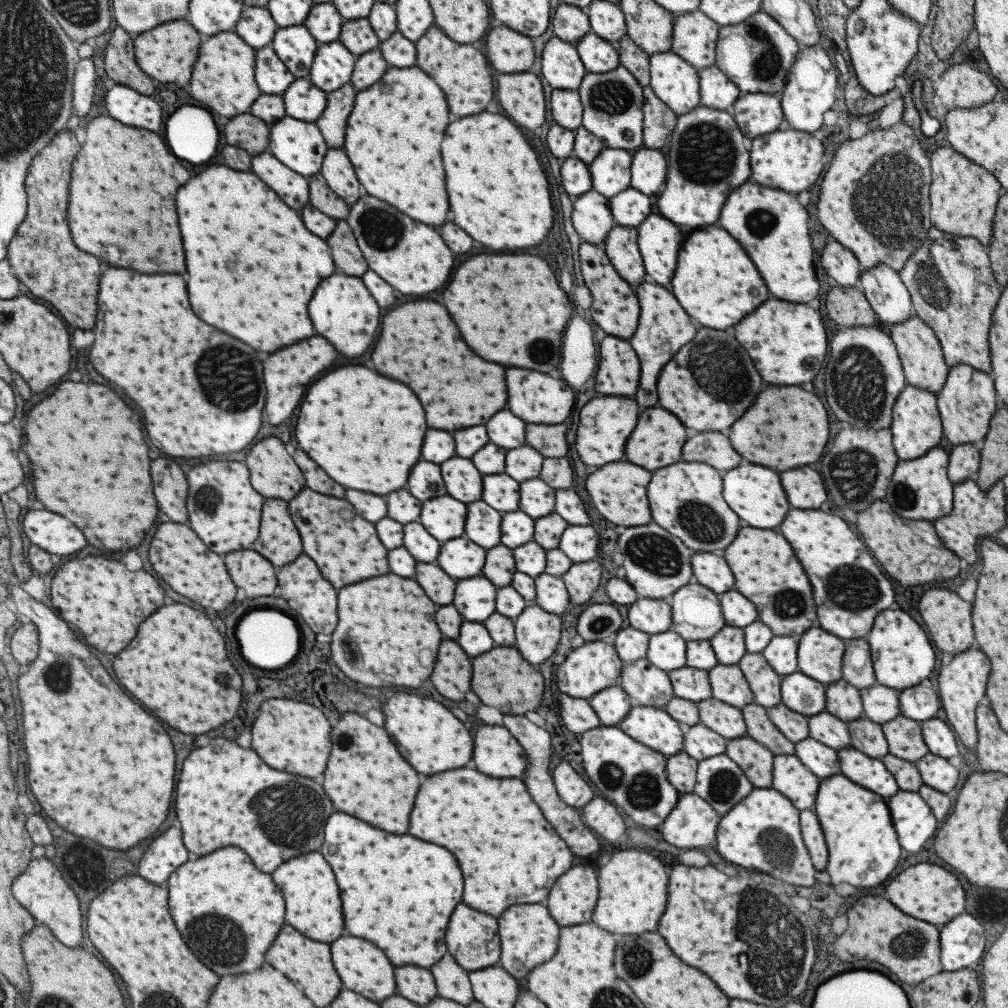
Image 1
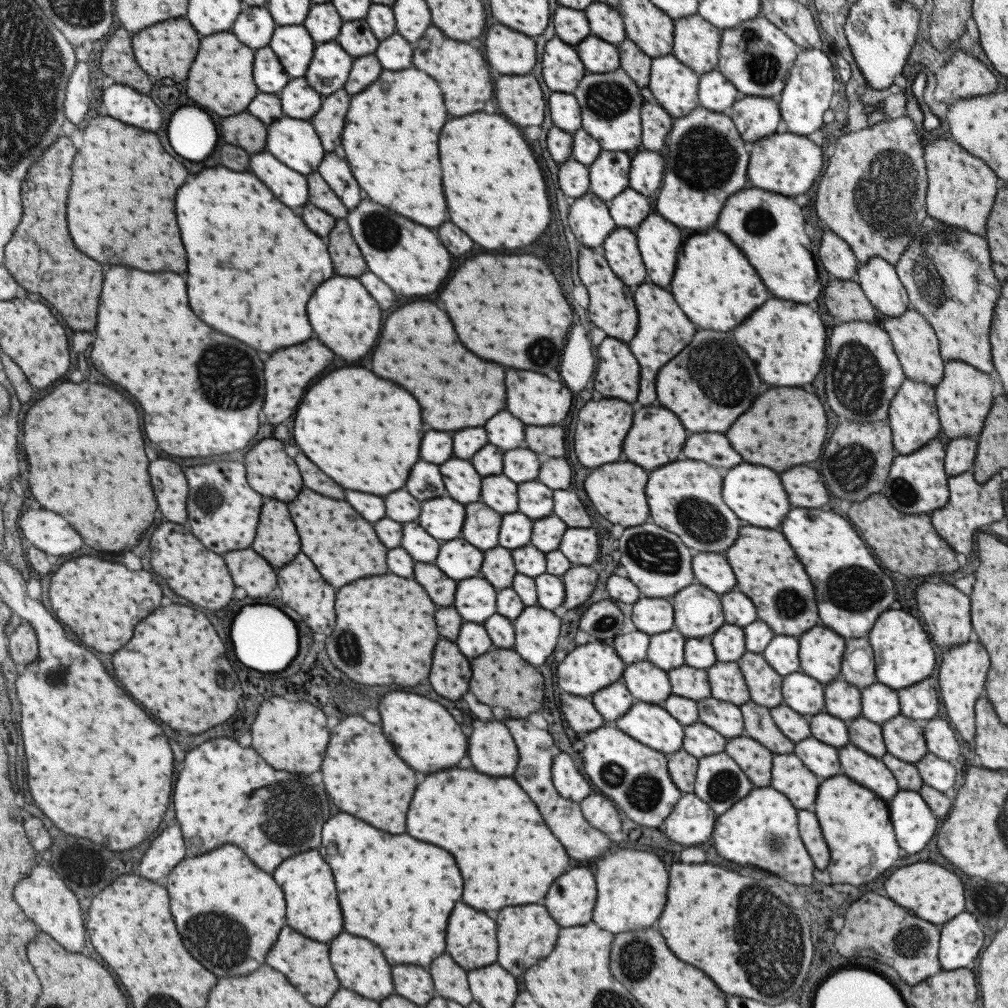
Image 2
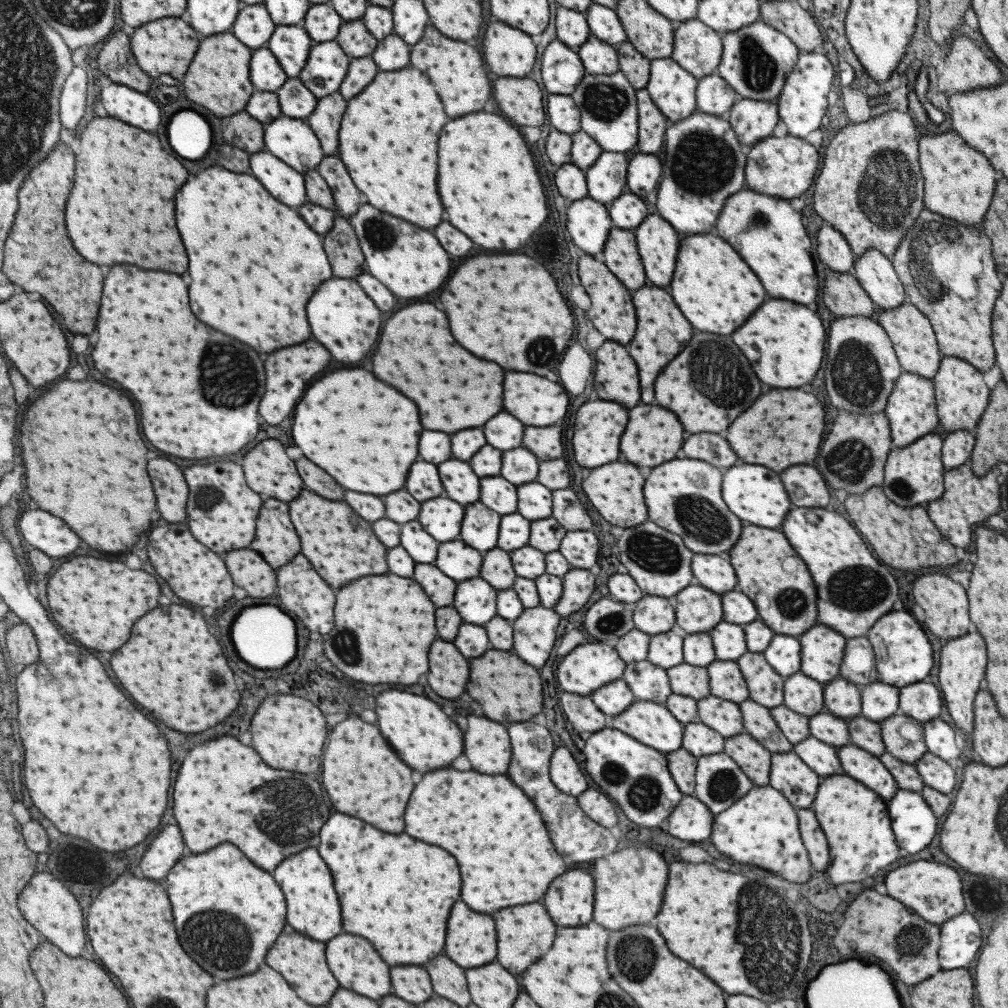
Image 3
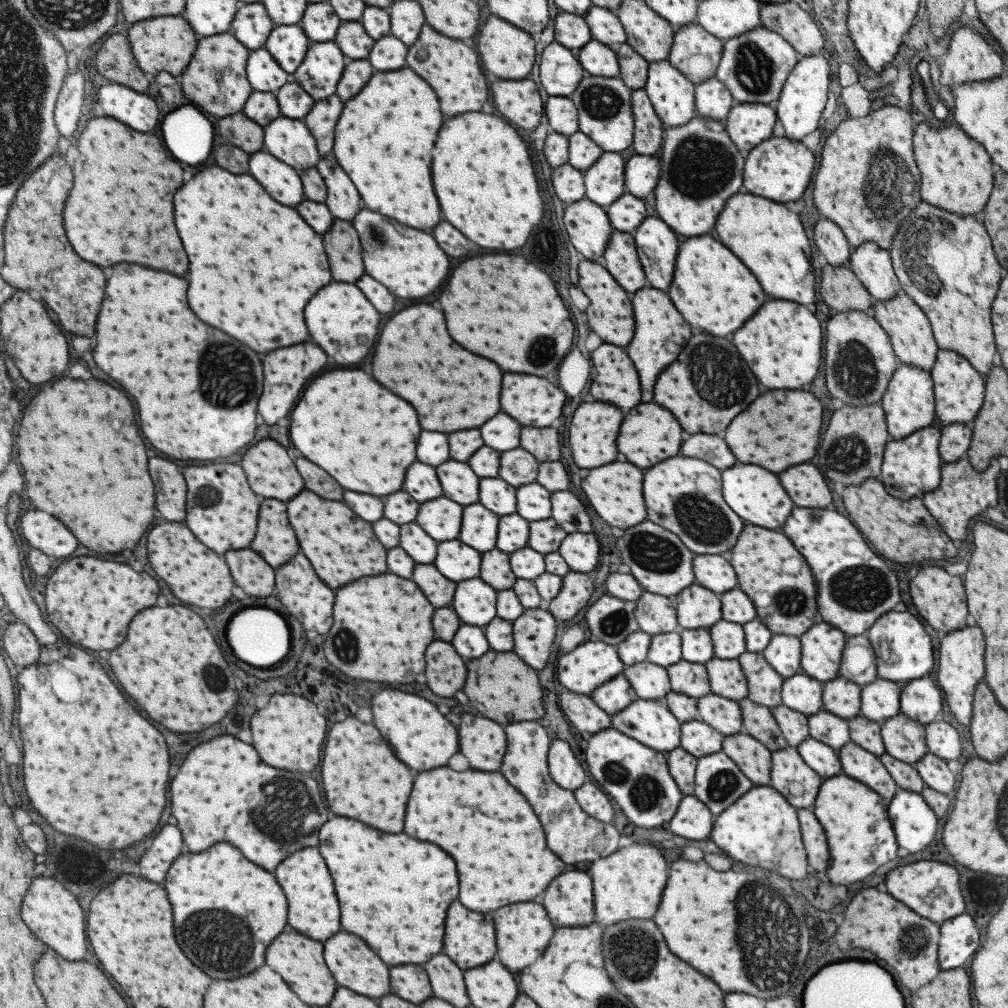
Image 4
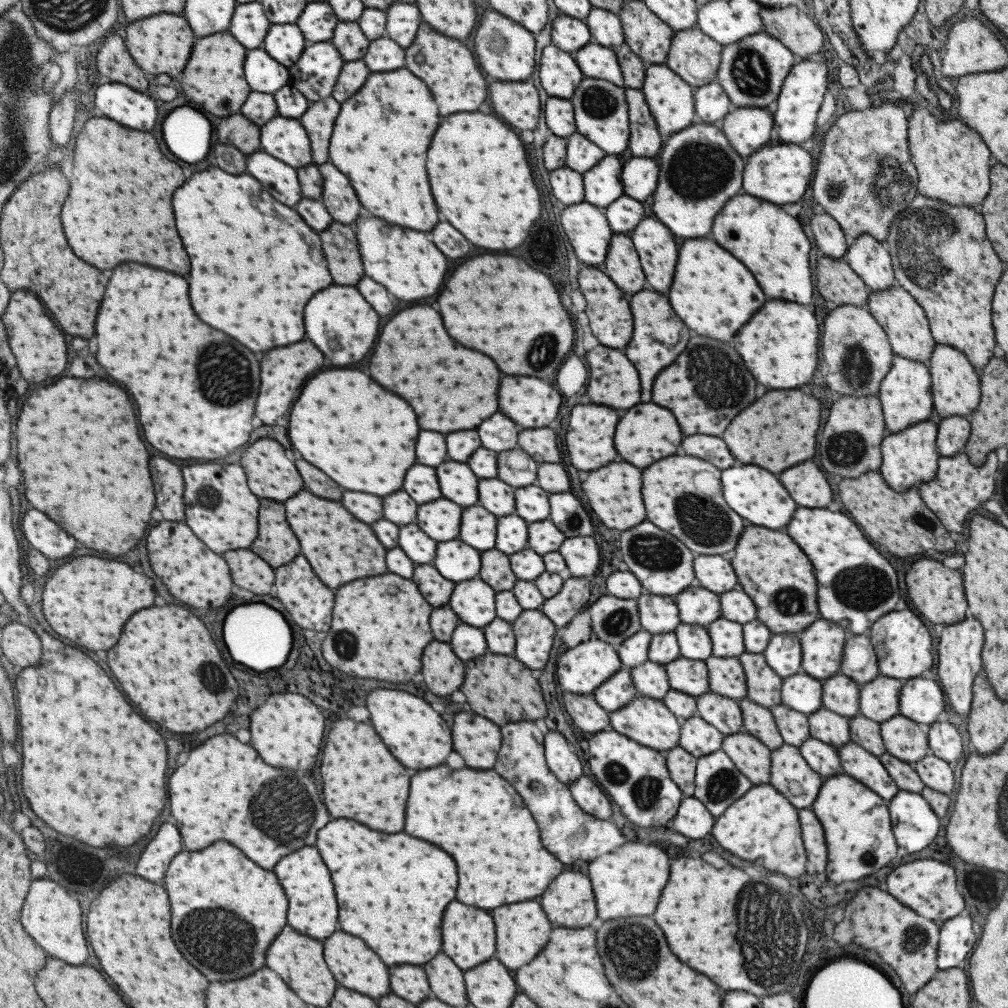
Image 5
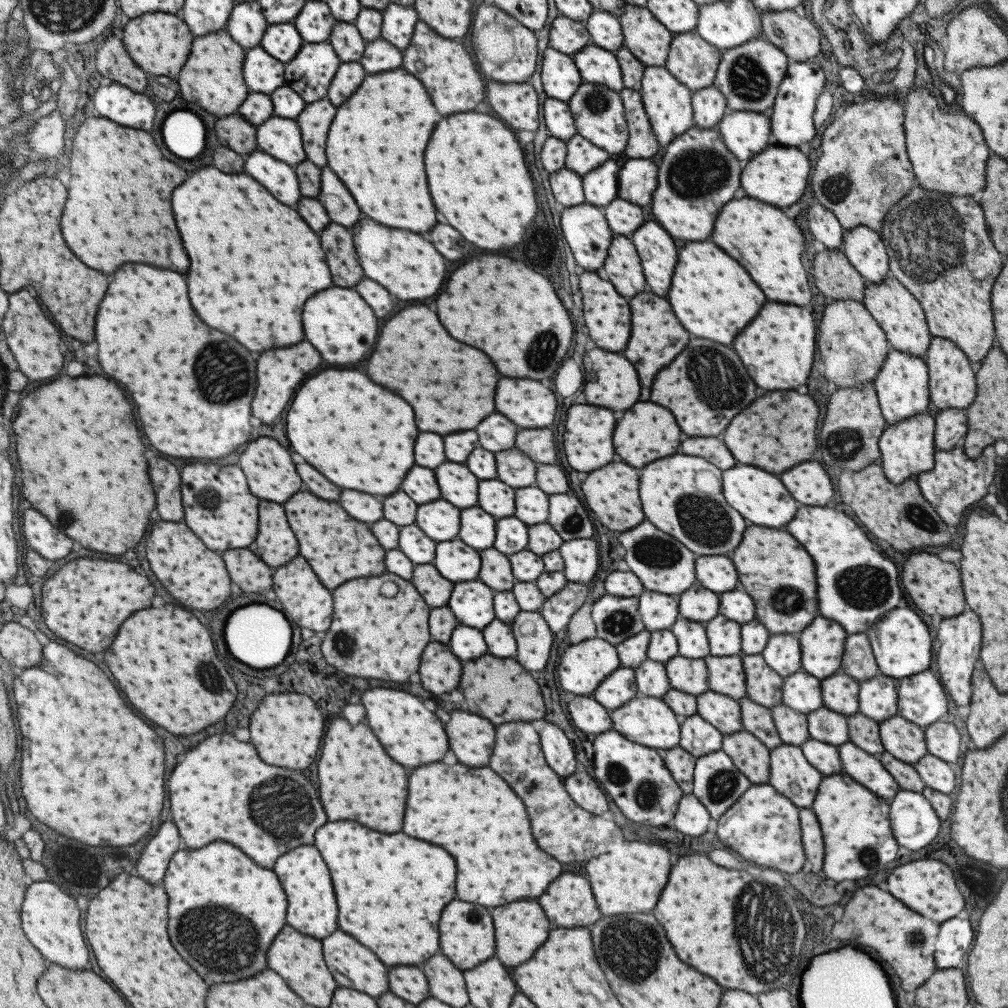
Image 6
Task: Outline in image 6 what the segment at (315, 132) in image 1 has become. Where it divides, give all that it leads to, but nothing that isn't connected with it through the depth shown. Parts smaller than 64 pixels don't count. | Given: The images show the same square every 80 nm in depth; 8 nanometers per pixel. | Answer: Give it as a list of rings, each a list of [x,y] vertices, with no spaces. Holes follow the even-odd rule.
[[[271,116],[256,126],[257,150],[294,166],[305,160],[302,134],[294,119]]]

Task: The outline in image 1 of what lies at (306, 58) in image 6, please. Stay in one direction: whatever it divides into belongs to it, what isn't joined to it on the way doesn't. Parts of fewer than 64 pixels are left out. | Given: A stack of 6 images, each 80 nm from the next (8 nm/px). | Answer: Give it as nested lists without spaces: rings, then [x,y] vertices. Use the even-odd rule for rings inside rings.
[[[338,40],[318,44],[310,64],[308,74],[310,81],[315,88],[326,93],[341,88],[350,80],[356,57],[349,53]]]

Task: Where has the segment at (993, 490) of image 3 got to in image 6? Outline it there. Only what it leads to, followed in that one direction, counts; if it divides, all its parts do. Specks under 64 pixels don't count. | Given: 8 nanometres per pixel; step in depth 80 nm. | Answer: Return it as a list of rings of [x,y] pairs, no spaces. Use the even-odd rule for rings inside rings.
[[[991,444],[986,446],[975,460],[965,456],[962,447],[959,446],[951,450],[934,449],[933,468],[917,474],[915,480],[923,498],[935,510],[939,519],[950,529],[954,529],[963,516],[963,510],[987,494],[987,488],[992,484],[996,463],[997,456]]]

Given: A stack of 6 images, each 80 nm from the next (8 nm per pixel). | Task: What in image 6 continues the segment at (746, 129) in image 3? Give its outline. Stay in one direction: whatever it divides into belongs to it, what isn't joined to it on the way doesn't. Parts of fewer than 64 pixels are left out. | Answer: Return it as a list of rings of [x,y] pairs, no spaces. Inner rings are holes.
[[[727,111],[716,129],[727,150],[744,163],[768,145],[770,120],[760,112]]]

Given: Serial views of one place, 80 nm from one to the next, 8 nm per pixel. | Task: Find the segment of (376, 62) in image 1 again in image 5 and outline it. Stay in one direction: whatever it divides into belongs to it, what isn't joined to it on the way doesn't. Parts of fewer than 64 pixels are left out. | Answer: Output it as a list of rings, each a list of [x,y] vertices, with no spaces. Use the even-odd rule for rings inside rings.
[[[362,58],[345,61],[336,78],[330,97],[337,102],[343,102],[345,98],[349,98],[351,94],[355,94],[361,88],[361,84],[365,82],[365,78],[370,73]]]

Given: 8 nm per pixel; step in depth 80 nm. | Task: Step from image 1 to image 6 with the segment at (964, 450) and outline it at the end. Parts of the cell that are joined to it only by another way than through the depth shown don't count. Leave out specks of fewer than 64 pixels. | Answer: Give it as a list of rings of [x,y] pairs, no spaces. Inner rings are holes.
[[[944,408],[933,410],[934,418],[934,448],[951,450],[964,443],[968,426],[964,410]]]

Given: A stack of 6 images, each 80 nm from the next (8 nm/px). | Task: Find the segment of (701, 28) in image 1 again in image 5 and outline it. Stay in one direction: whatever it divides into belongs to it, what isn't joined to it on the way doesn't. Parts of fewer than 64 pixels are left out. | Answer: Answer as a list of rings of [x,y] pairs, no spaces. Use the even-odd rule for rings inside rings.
[[[694,26],[672,34],[663,63],[694,89],[716,80],[721,50],[718,42],[710,40]]]

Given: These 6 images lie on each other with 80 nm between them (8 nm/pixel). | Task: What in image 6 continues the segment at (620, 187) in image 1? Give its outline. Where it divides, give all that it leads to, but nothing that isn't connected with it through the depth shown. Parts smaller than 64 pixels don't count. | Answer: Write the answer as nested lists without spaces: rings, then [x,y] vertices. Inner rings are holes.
[[[608,159],[586,172],[581,177],[585,203],[602,208],[617,198],[619,169],[613,160]]]

